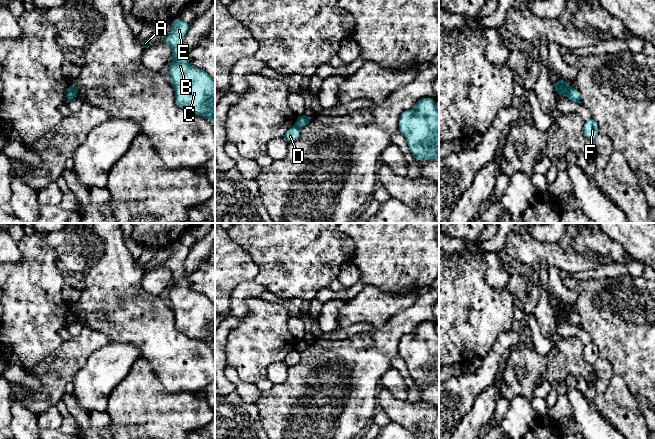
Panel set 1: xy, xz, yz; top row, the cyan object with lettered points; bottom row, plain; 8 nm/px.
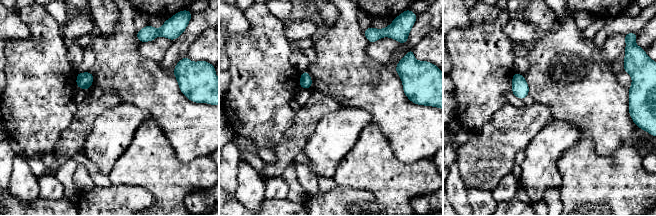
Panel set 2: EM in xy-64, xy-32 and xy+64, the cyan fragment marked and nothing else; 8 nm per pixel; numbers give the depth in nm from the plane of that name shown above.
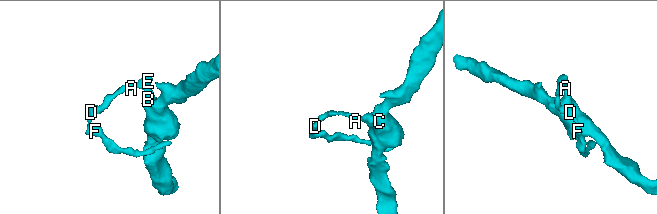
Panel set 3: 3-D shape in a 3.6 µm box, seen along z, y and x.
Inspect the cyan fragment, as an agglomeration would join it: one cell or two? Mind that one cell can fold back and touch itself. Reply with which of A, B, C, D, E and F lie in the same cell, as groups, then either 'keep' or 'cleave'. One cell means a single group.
groups A B C E / D F; cleave

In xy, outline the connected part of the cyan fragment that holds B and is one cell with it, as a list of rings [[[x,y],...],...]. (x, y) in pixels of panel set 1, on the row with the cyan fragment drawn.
[[[177,17],[172,21],[172,31],[161,42],[172,49],[173,62],[169,65],[168,79],[175,90],[175,102],[188,114],[200,115],[215,125],[215,80],[204,70],[191,66],[188,51],[185,49],[184,37],[190,24]]]

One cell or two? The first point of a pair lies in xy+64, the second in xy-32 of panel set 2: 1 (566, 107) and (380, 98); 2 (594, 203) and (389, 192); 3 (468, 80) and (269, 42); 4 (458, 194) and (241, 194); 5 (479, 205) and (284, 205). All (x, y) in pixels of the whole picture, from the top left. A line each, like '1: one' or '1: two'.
1: one
2: one
3: one
4: two
5: two

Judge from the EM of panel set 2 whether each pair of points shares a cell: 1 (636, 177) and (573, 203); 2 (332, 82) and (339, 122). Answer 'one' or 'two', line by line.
1: one
2: two

